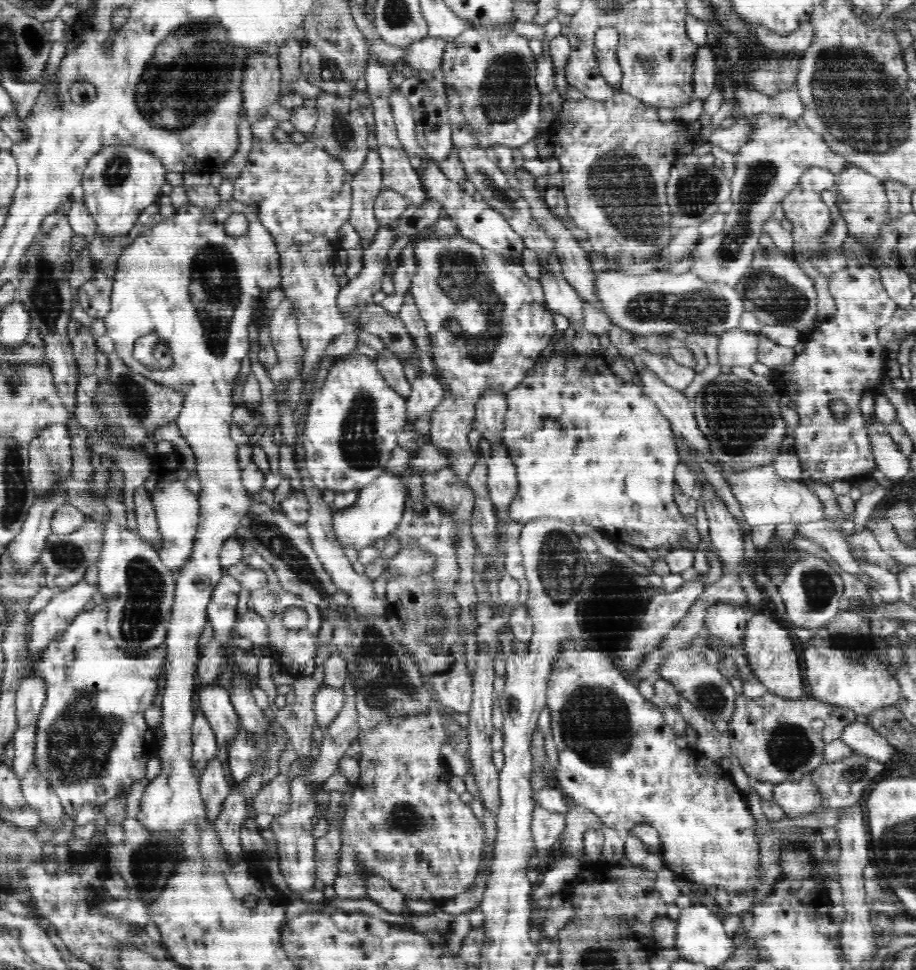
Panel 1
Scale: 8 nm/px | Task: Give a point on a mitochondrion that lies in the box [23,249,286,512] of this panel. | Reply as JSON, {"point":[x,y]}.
{"point":[126,391]}

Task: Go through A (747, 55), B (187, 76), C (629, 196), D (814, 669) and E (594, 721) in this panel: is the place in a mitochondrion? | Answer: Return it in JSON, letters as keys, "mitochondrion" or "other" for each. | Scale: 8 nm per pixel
{"A":"other","B":"mitochondrion","C":"mitochondrion","D":"other","E":"mitochondrion"}

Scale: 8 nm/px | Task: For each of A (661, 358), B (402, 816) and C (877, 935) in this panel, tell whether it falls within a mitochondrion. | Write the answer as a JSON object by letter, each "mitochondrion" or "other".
{"A":"other","B":"mitochondrion","C":"other"}

